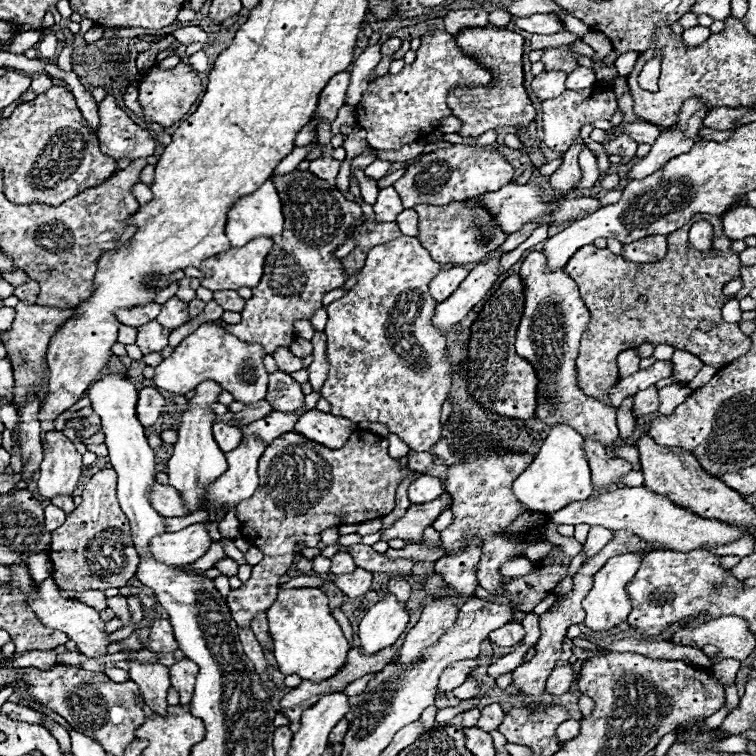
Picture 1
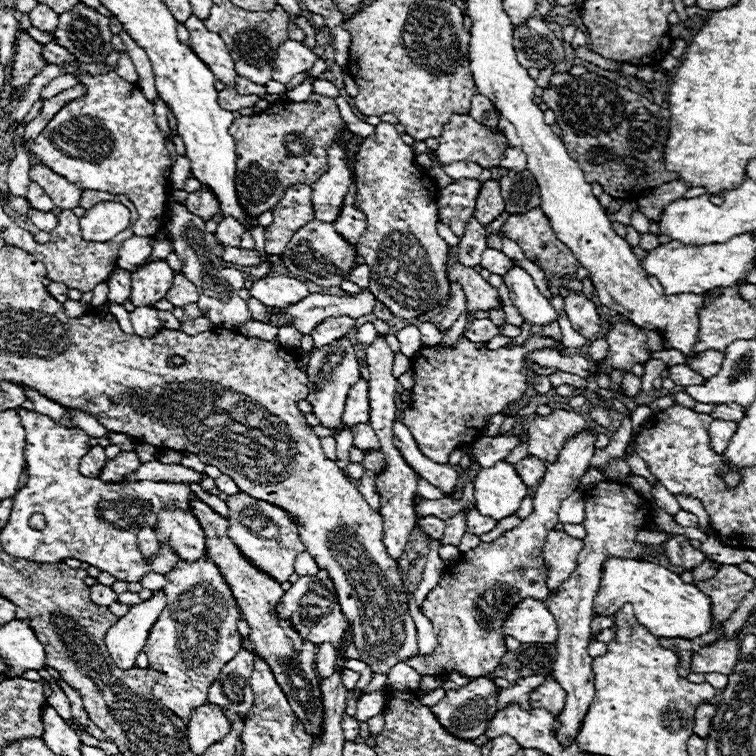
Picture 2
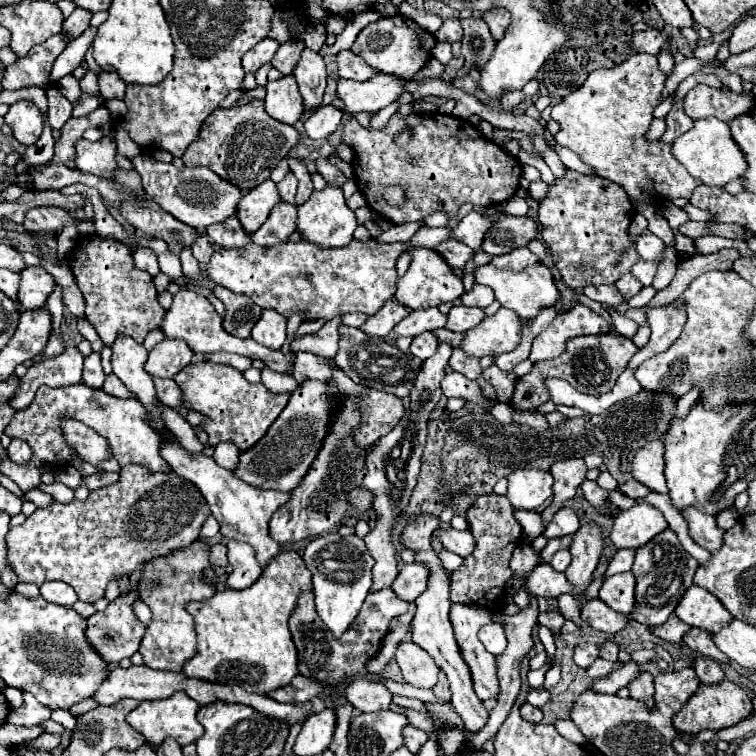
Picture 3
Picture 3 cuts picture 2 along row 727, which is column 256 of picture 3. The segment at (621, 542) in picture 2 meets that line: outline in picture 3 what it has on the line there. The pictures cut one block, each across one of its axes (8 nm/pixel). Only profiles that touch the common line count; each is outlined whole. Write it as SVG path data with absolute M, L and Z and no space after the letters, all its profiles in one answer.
M228 540L226 546L228 546L228 562L232 566L226 584L230 588L240 588L240 590L252 586L262 574L262 566L256 562L252 546L238 540Z

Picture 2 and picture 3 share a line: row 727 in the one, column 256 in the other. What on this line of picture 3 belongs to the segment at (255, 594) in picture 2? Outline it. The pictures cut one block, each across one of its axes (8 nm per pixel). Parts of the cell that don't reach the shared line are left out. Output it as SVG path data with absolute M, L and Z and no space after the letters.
M216 286L214 296L220 298L226 306L224 330L238 336L238 338L248 338L252 326L258 322L258 318L262 314L262 308L256 306L256 302L250 302L248 296L232 294L224 286Z

